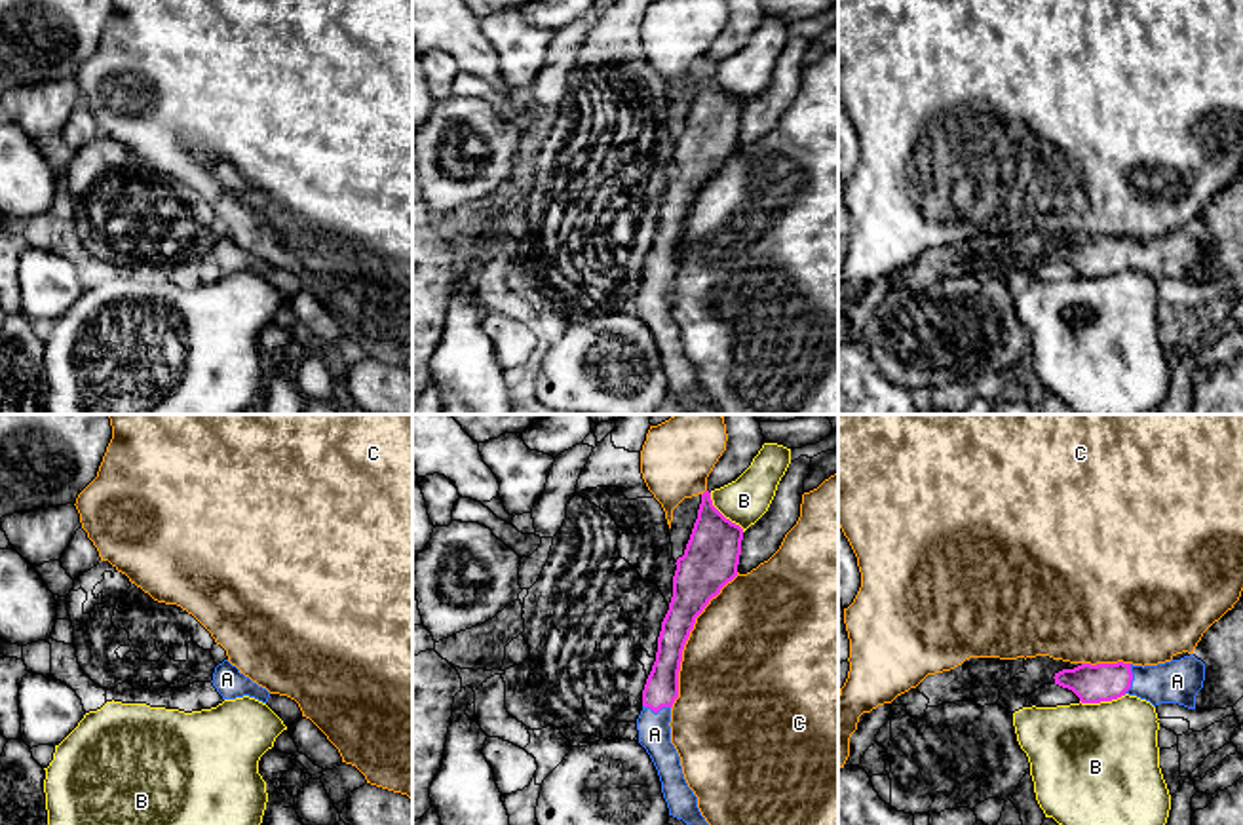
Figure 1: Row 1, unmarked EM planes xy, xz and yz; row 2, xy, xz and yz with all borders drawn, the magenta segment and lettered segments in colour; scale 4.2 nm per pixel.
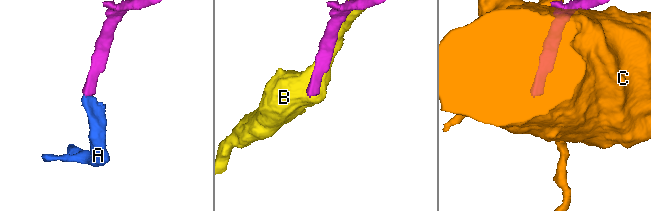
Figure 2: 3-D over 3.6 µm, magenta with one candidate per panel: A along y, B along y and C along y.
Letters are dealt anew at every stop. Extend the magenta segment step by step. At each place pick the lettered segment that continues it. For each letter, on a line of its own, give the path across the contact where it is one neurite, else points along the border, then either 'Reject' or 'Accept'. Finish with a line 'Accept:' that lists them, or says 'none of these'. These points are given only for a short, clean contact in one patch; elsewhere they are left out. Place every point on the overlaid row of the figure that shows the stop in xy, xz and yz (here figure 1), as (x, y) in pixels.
A: Path across: yz (1097, 683), (1131, 679), (1177, 681). Accept
B: Reject
C: Reject
Accept: A

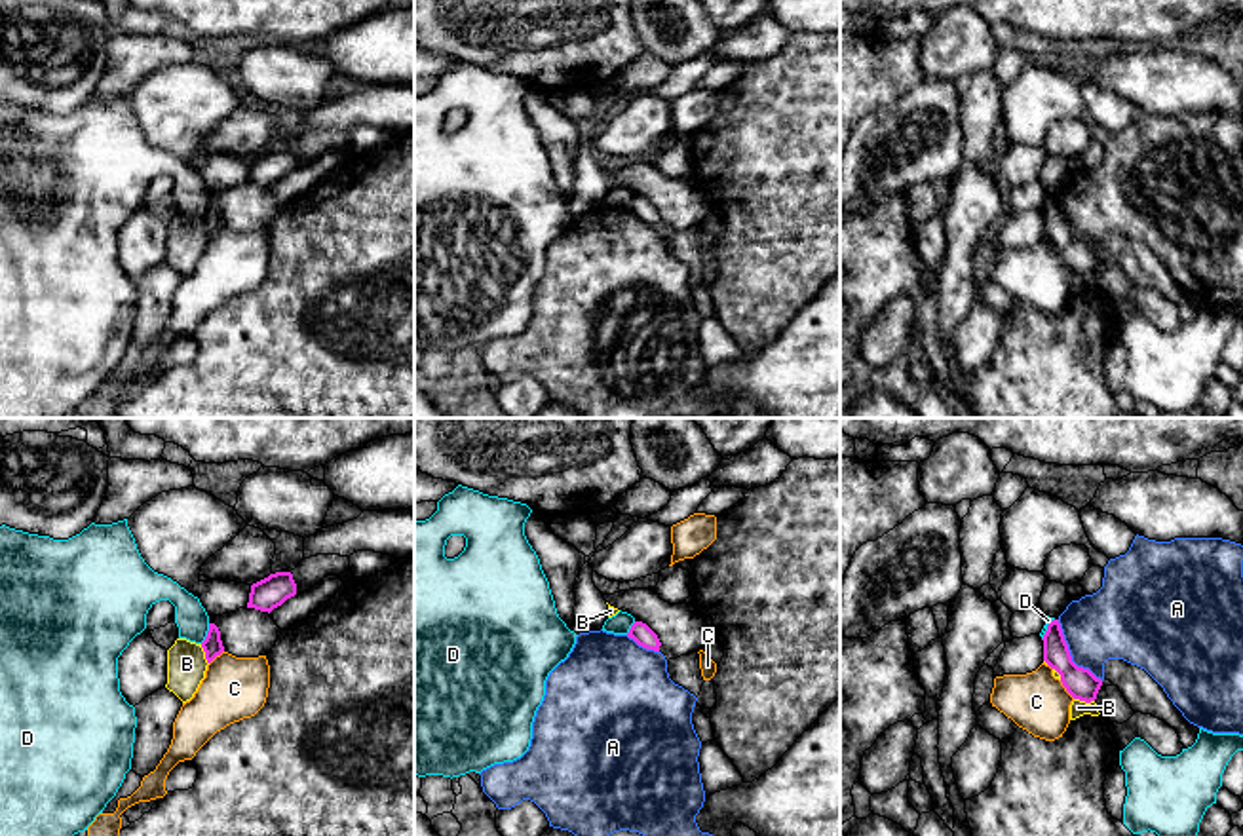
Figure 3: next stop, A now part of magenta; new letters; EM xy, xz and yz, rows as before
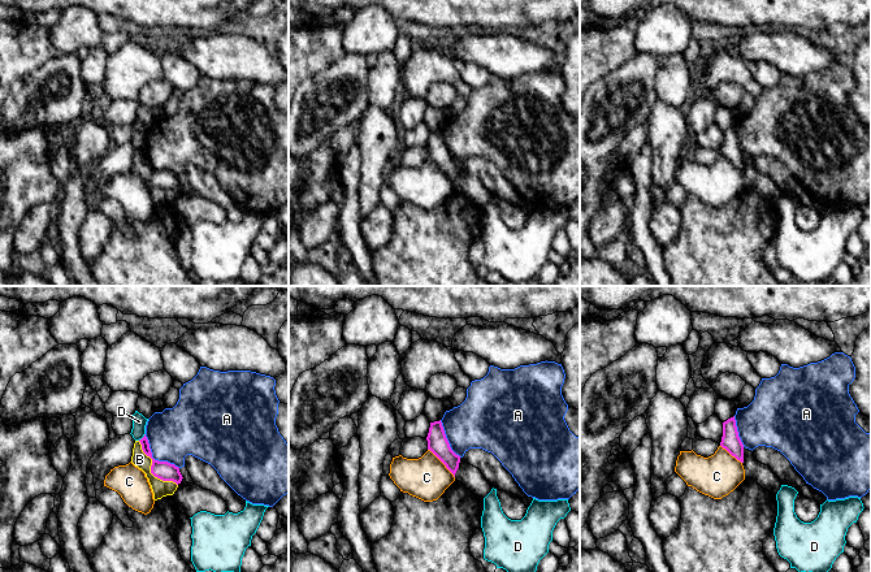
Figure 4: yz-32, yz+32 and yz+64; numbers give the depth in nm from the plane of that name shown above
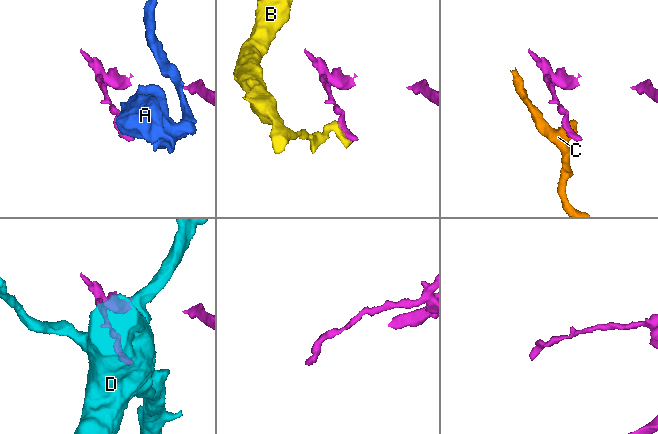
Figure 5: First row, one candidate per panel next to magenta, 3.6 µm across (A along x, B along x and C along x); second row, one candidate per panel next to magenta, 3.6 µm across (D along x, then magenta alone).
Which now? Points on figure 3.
A: Reject
B: Reject
C: Boundary: yz (1059, 681), (1074, 698). Reject
D: Boundary: xy (210, 624), (208, 635), (200, 643). Reject
Accept: none of these

